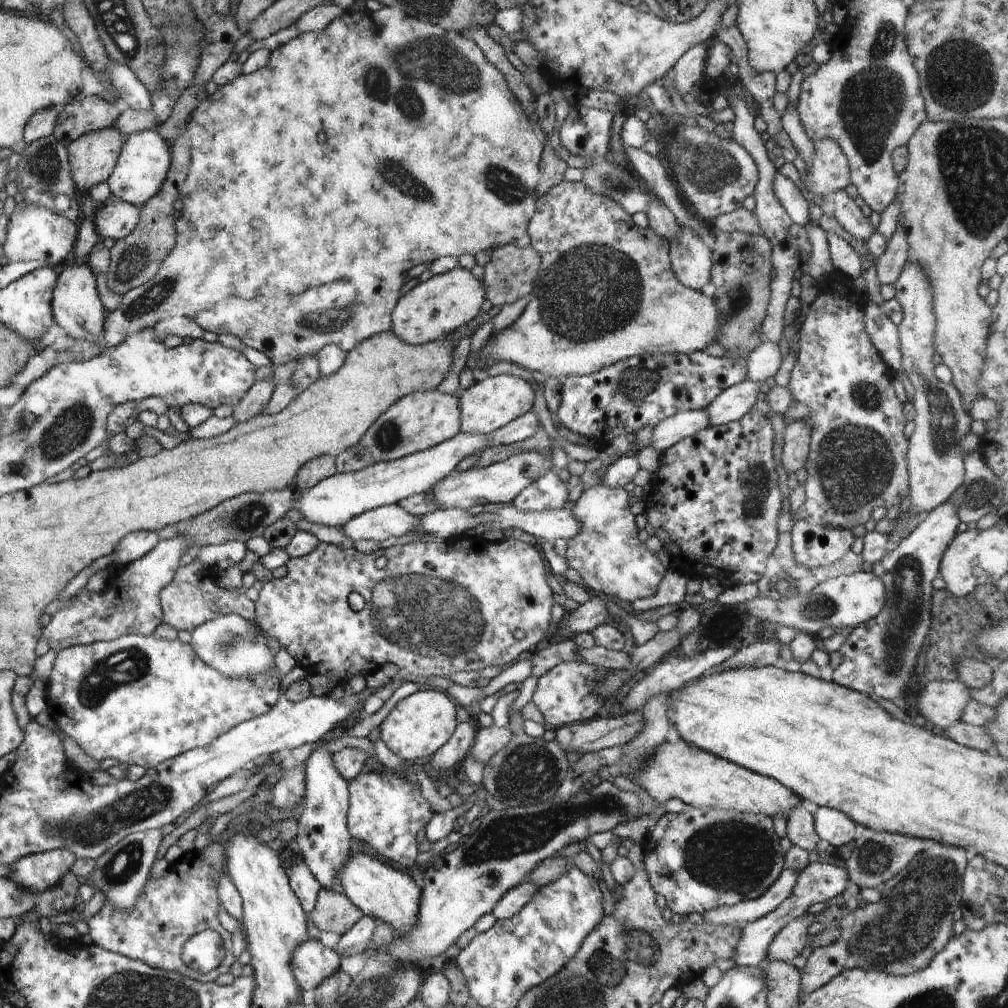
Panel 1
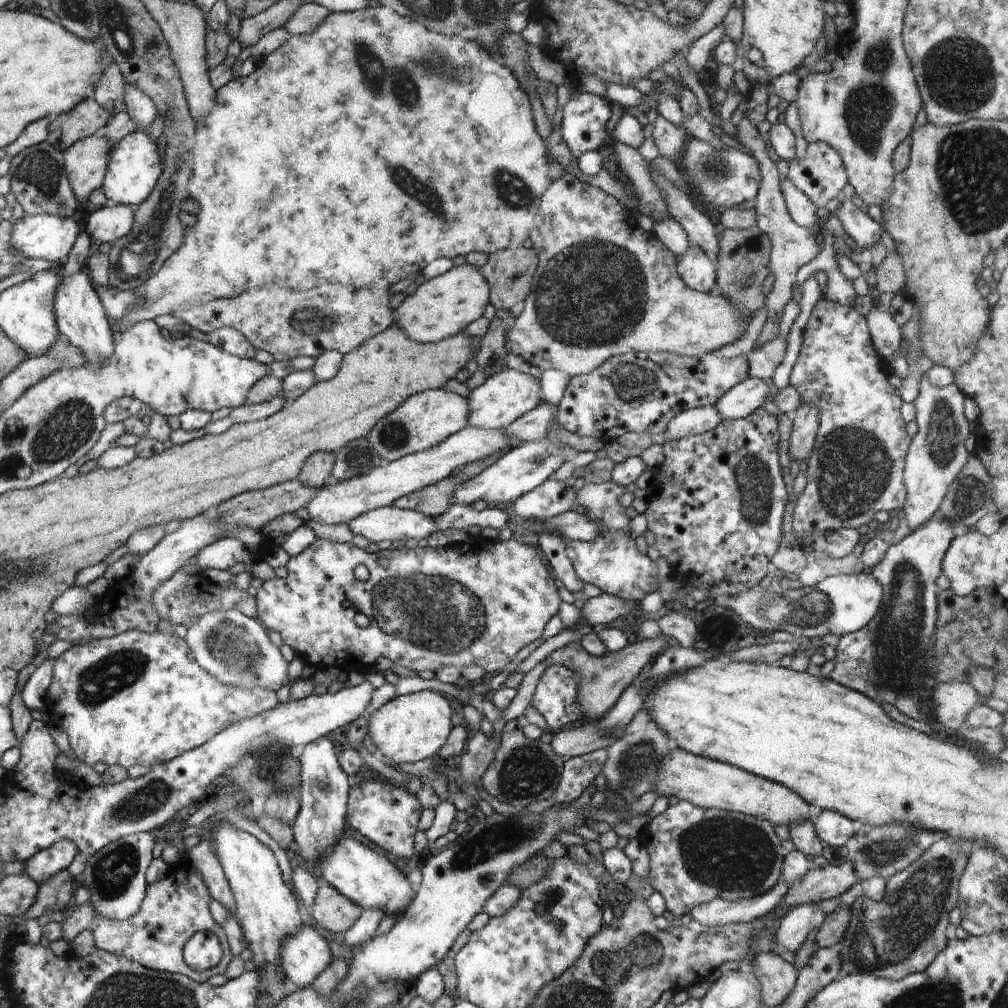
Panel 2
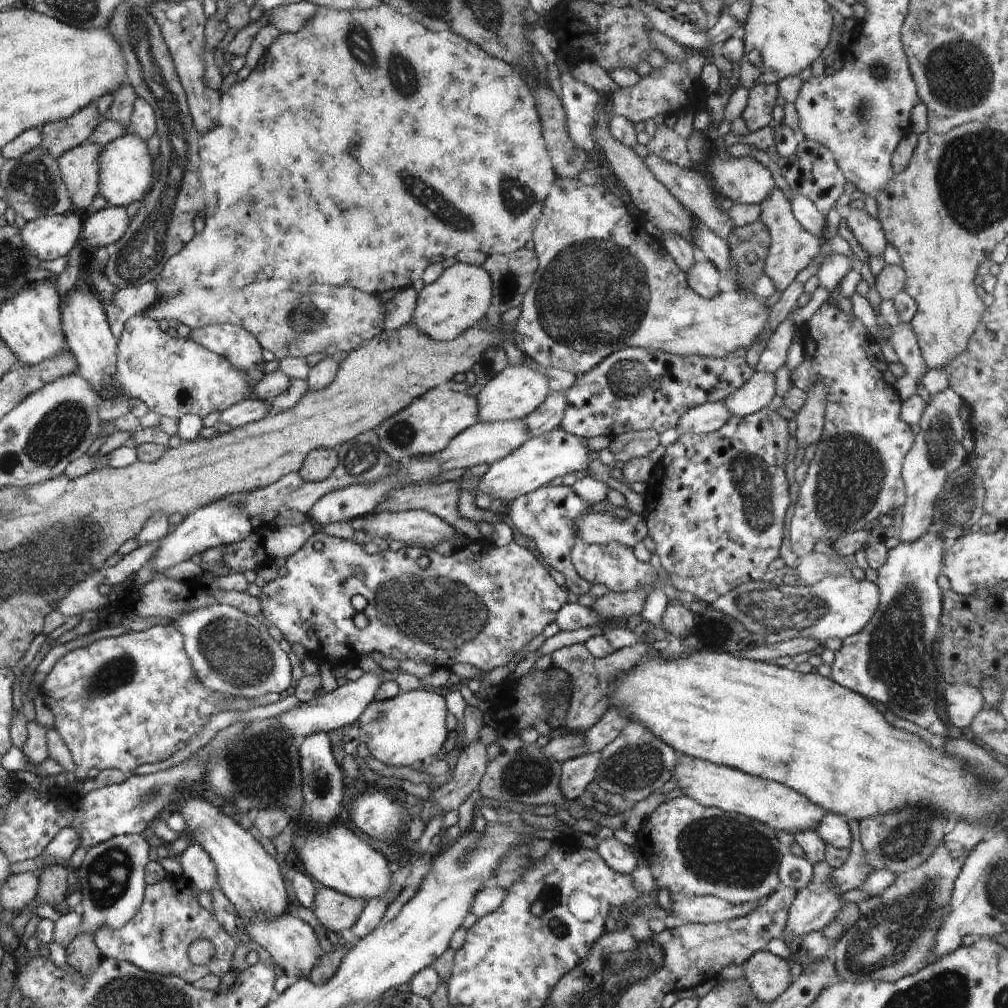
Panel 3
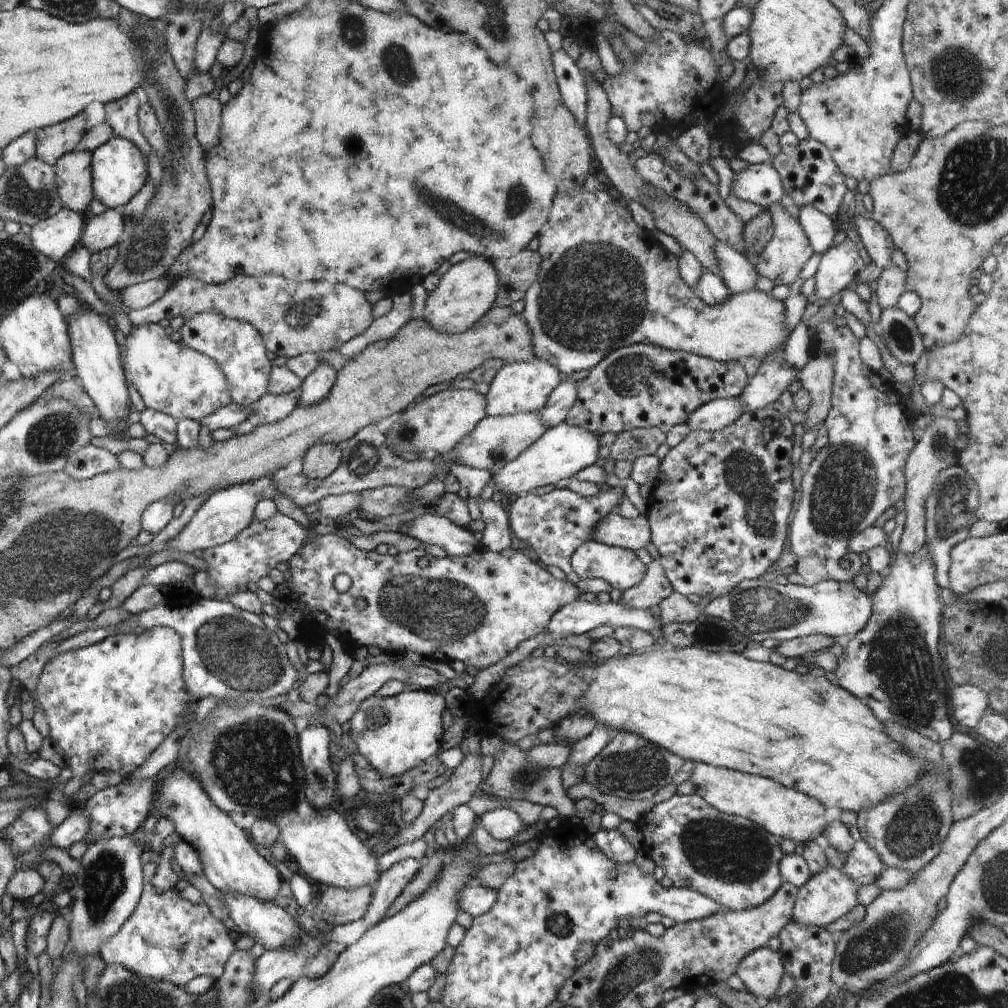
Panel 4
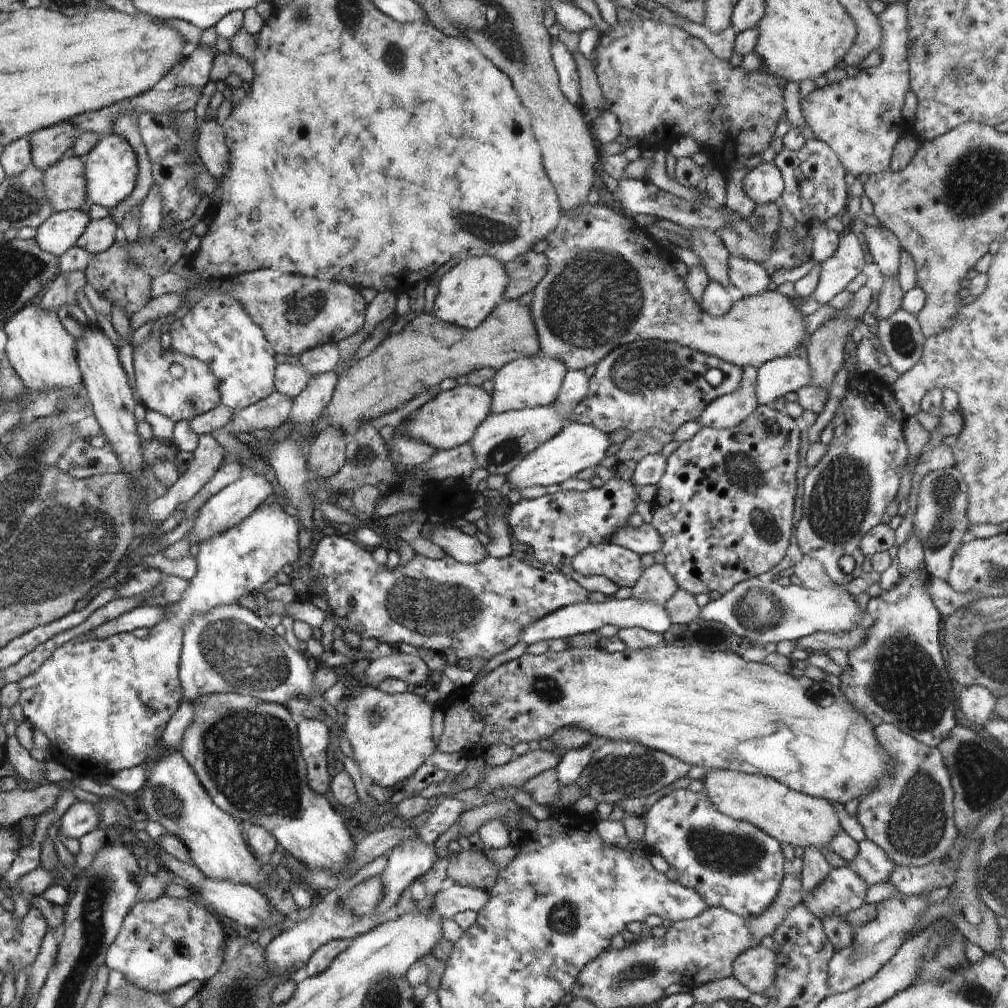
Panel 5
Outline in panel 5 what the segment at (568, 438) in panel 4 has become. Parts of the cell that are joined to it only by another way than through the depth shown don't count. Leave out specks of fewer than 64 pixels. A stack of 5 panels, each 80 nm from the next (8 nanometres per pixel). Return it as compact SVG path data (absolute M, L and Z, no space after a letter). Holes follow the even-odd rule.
M568 423L562 431L558 431L551 439L542 443L530 455L526 455L518 465L506 475L514 490L522 490L528 486L552 486L576 476L585 468L596 468L606 456L610 442L607 434L599 428L582 423Z

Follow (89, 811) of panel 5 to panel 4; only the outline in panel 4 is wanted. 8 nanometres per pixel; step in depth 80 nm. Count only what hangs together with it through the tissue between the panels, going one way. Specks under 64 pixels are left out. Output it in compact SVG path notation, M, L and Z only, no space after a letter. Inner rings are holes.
M72 805L71 813L66 819L54 829L50 840L52 846L58 846L62 850L69 850L74 842L86 840L86 832L89 829L89 822L83 815L79 806Z

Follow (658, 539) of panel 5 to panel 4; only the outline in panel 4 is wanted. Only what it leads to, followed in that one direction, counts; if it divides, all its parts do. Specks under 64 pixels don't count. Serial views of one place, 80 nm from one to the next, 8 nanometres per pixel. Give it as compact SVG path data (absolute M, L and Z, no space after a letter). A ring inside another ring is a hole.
M612 512L600 517L591 538L603 545L634 551L651 541L651 530L645 515L627 519Z

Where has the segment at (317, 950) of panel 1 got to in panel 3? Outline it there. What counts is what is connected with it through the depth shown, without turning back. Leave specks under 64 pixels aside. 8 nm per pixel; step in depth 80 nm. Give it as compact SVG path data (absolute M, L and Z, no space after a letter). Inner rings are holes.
M284 913L277 919L267 920L251 917L242 923L243 928L254 942L257 942L263 954L274 960L287 976L308 978L311 971L321 962L321 956L316 954L320 943L314 929L300 918L290 913Z

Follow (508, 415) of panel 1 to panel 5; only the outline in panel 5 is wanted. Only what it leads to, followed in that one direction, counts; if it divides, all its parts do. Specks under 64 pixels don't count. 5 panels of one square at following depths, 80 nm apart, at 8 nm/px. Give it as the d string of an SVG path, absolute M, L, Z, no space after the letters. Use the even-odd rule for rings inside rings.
M530 355L520 357L505 364L497 370L492 390L492 413L505 413L532 407L547 407L553 404L560 385L563 384L564 375L568 372L561 360L544 355Z

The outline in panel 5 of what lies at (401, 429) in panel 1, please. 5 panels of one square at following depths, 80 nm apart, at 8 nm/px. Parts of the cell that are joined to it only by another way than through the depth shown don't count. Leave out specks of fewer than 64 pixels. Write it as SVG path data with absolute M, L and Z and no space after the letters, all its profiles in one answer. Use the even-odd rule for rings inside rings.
M458 385L450 390L440 391L434 398L415 410L413 418L405 422L407 436L413 441L430 445L436 451L450 450L469 442L480 423L491 412L491 394L480 385Z

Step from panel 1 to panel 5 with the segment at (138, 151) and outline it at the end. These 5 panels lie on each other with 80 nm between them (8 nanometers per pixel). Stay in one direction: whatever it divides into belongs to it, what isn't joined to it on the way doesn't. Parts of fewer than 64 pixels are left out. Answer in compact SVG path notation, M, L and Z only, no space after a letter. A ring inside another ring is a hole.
M114 132L99 136L97 145L84 157L83 161L86 165L90 204L100 204L109 210L114 210L138 187L138 154L129 141Z

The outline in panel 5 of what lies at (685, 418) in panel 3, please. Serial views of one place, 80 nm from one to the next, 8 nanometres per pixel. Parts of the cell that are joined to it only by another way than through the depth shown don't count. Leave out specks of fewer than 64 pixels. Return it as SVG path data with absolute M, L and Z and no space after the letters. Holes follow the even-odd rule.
M754 367L742 369L741 385L734 392L715 398L704 407L697 418L702 427L727 429L736 426L758 406L755 397L757 370Z

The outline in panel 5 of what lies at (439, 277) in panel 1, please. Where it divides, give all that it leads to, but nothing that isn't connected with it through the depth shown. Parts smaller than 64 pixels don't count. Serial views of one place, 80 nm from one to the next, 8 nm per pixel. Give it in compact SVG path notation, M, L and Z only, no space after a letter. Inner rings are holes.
M491 256L462 259L440 276L439 291L434 299L431 314L445 323L452 323L465 329L476 328L503 298L509 281L503 264Z

